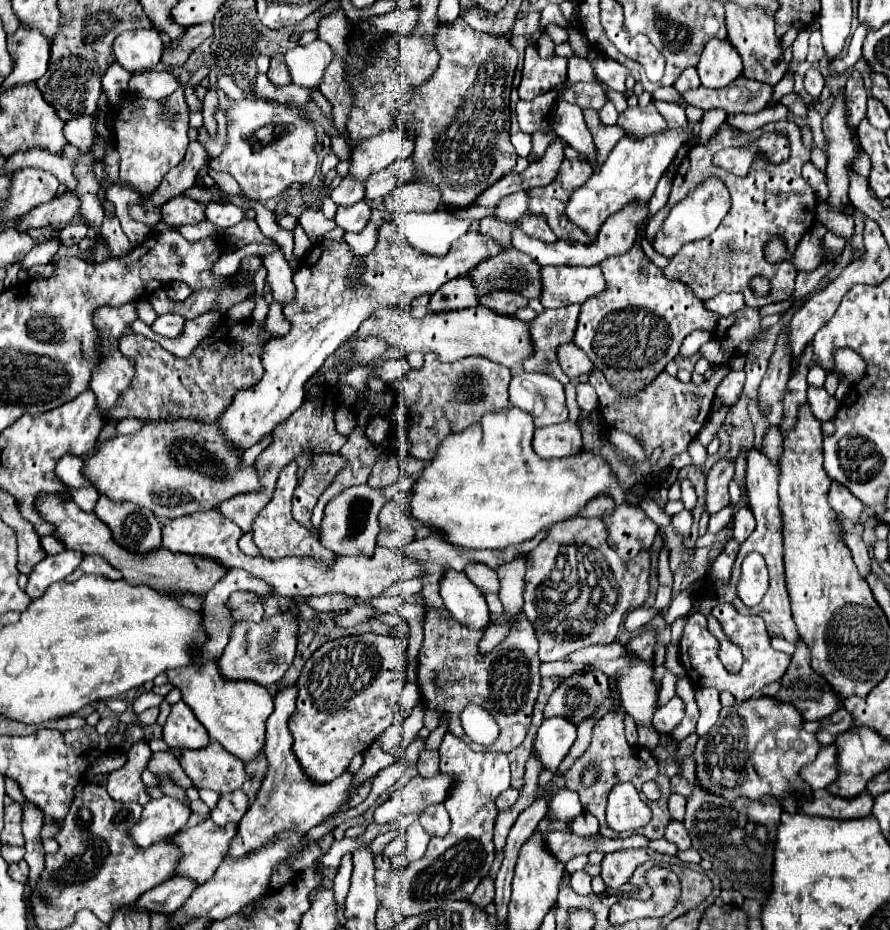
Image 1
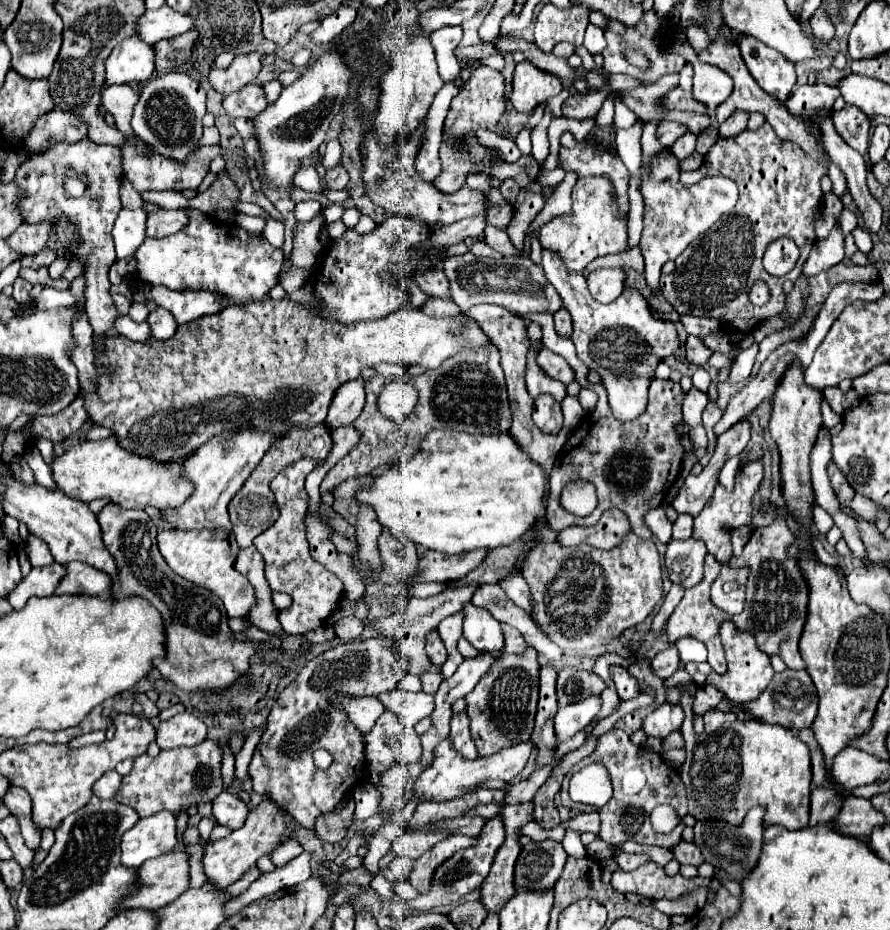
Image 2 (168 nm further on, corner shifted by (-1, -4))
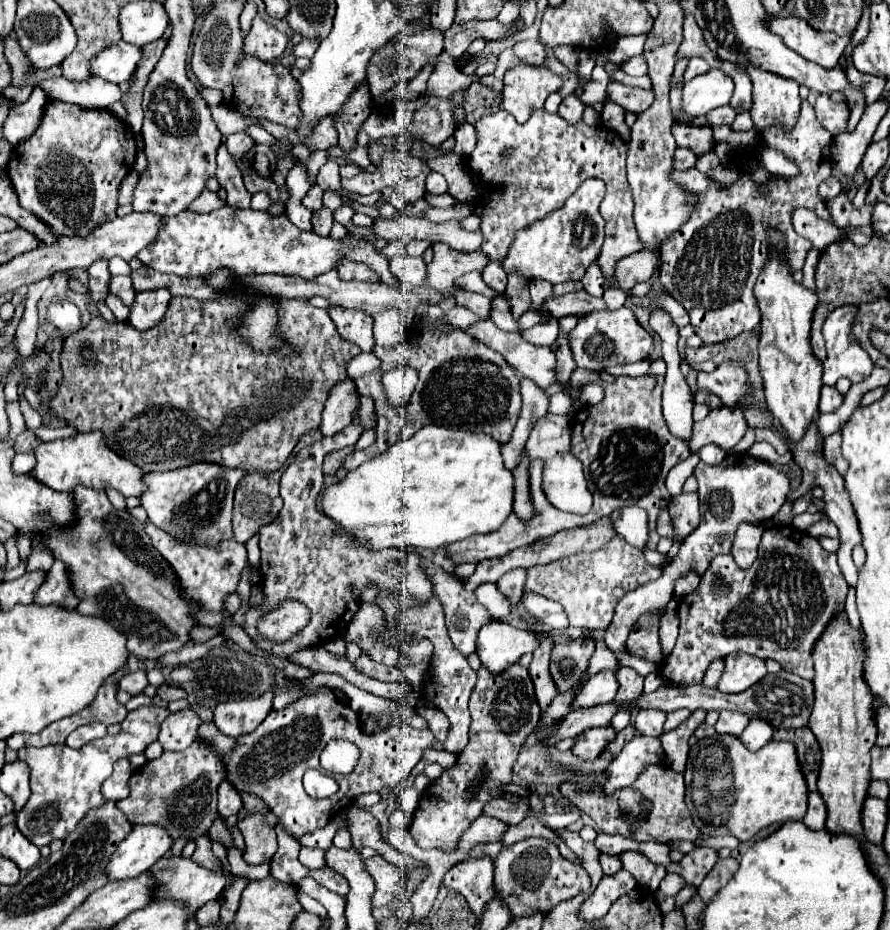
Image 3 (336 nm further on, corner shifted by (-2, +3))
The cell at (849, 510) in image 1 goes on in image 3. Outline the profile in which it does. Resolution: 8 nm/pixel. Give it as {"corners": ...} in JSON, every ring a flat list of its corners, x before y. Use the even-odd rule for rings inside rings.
{"corners":[[833,433,825,439,825,445,823,445,823,455,825,459,829,459,829,463,833,463,837,467,837,471,843,475,847,471,847,463,845,463,845,457,841,453,841,435,839,433]]}

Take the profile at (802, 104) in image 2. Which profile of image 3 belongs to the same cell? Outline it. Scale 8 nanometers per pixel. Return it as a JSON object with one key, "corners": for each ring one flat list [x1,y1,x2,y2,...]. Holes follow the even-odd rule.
{"corners":[[803,101,799,119,797,119,797,125,793,131,785,131,783,127,771,127,759,135,761,135,763,143,783,151,791,161,795,161,801,167,801,173,793,179,775,179,765,185,757,185,749,179,749,171,745,167,739,173,739,181,735,185,731,185,729,189,717,187,713,181,707,179,707,175,703,175,697,169,691,169,685,173,683,171,671,173,673,181,677,181,681,187,685,187,685,191,697,195,697,211,693,211,693,215,685,221,685,225,681,225,669,239,665,239,665,243,661,243,659,253,661,253,663,265,661,265,659,281,661,281,663,289,669,291,669,295,687,309,687,313,691,317,691,327,693,327,695,335,701,337,703,345,715,345,715,343,733,339,739,333,753,331,759,325,761,313,757,307,757,299,753,297,753,287,755,287,757,275,763,269,765,259,769,257,767,227,779,229,787,237,785,257,787,257,791,269,797,271,805,263,805,257,811,249,811,241,795,233,793,223,791,223,793,211,797,207,805,207,805,209,817,213,819,219,831,221,827,205,817,197,817,187,819,187,819,183,823,183,831,175,831,159,829,157,831,157,833,135,829,131,825,131,825,127,817,121,813,107,807,101]]}

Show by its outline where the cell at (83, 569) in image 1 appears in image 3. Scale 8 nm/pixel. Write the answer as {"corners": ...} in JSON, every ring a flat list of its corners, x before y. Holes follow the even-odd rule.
{"corners":[[55,561,53,567,45,573,45,581,39,587,37,595,33,597,33,603,37,603,37,605,57,605,57,607,65,607,65,609,77,607,77,597,73,595,65,563]]}

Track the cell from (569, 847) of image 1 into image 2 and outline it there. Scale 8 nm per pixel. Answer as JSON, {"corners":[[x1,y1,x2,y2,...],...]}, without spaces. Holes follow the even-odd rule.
{"corners":[[542,840,524,846,516,862,514,886,518,890,552,888,560,878,566,858,568,854,562,848,562,842,556,840]]}

